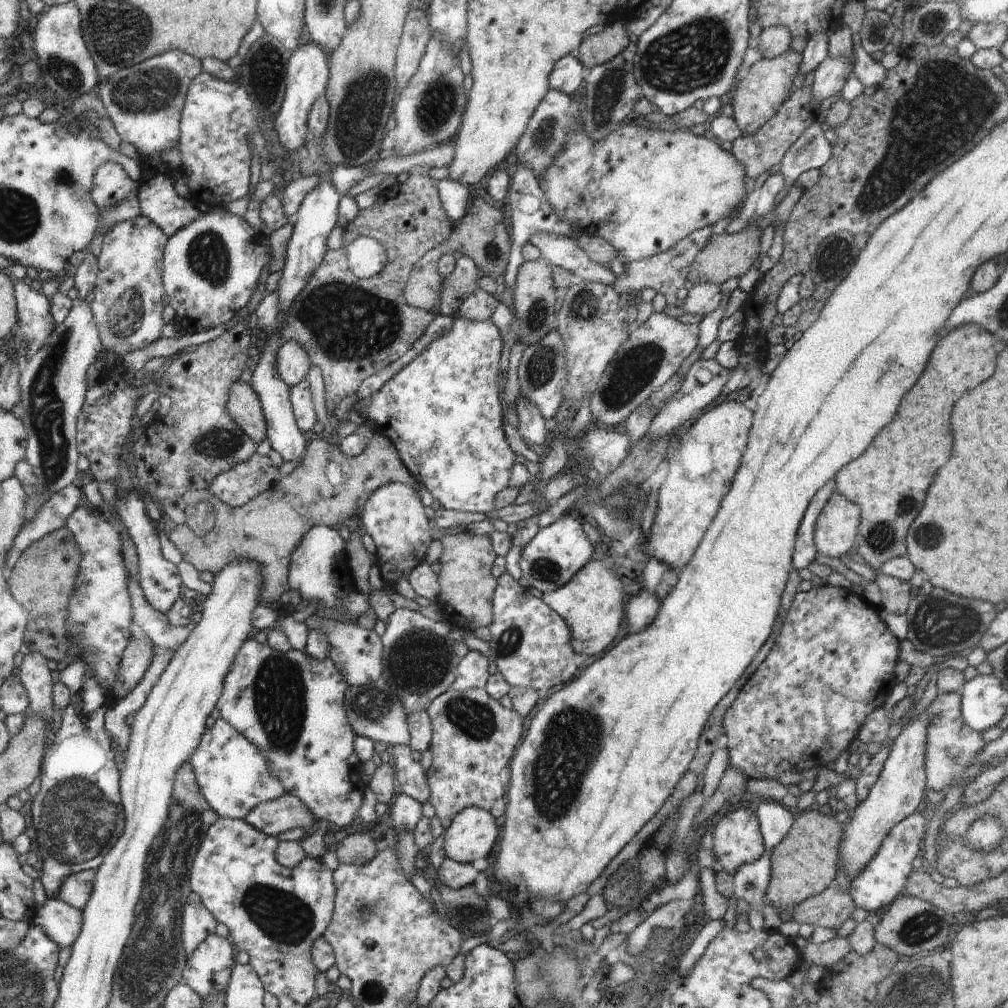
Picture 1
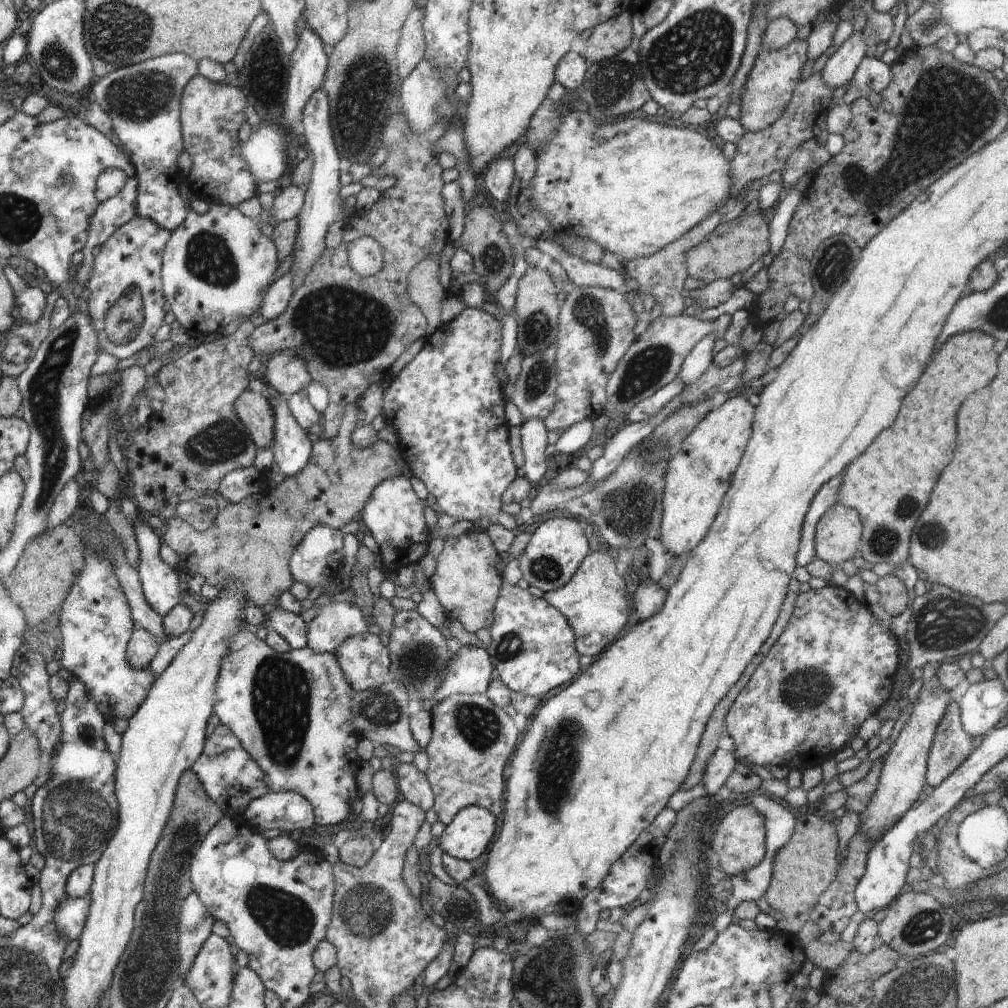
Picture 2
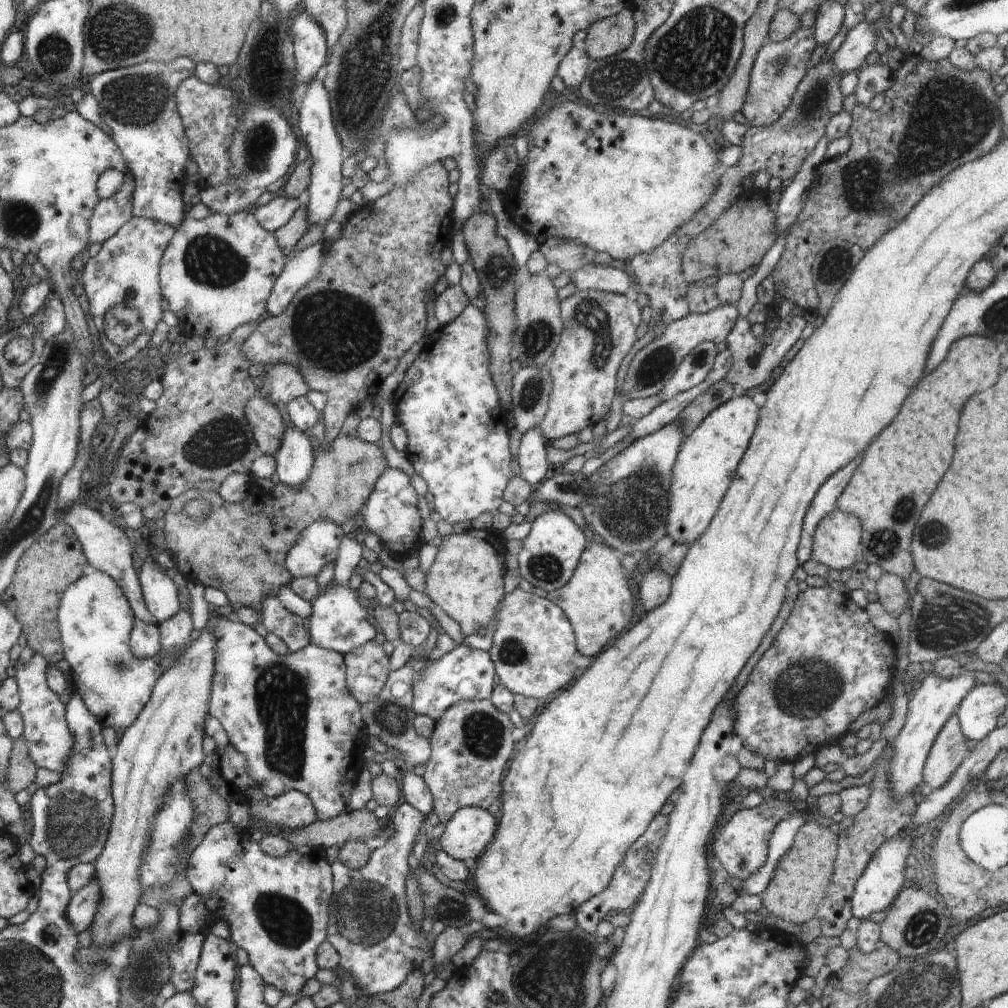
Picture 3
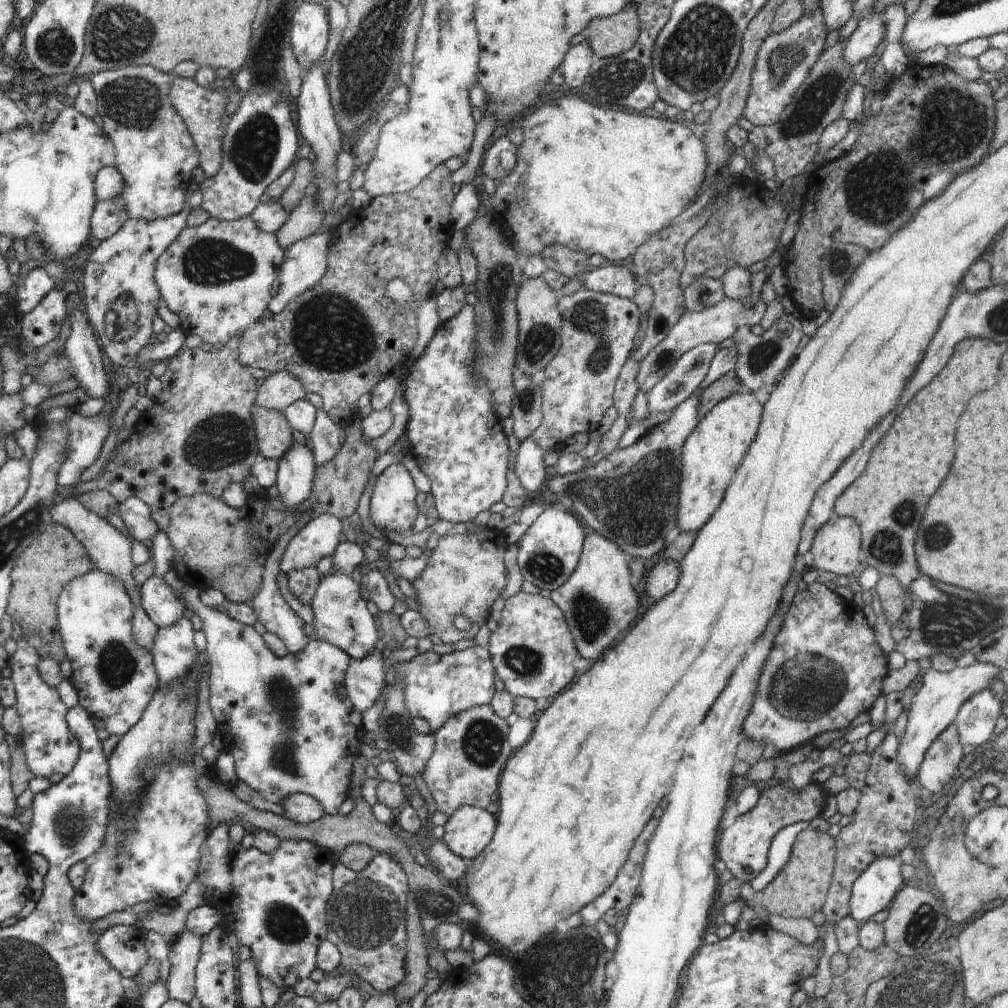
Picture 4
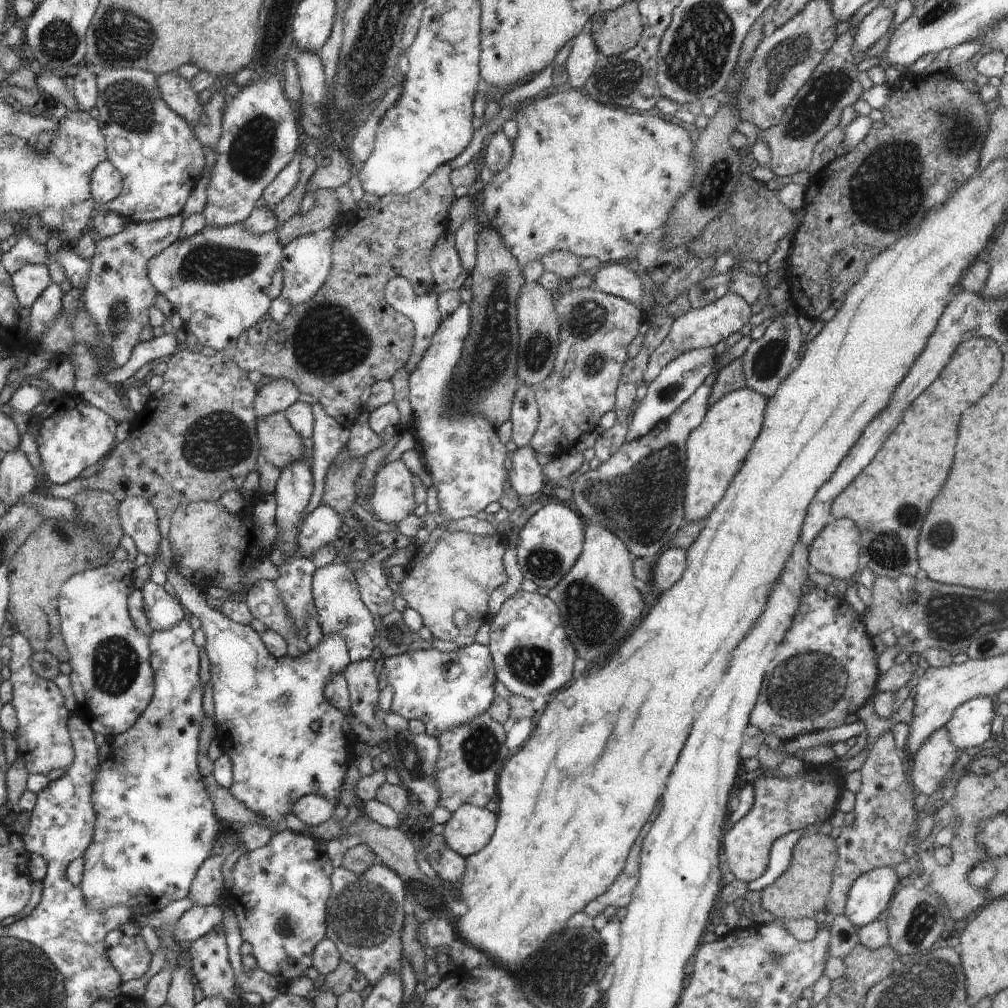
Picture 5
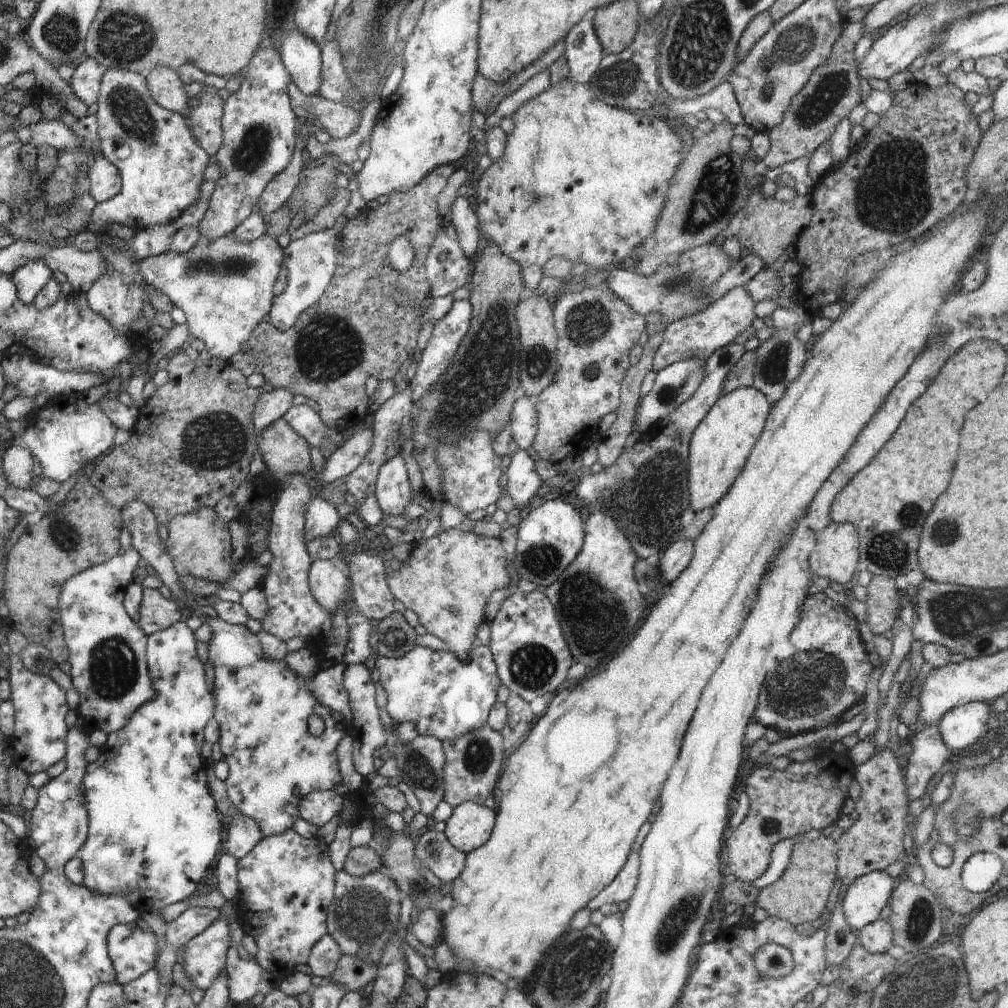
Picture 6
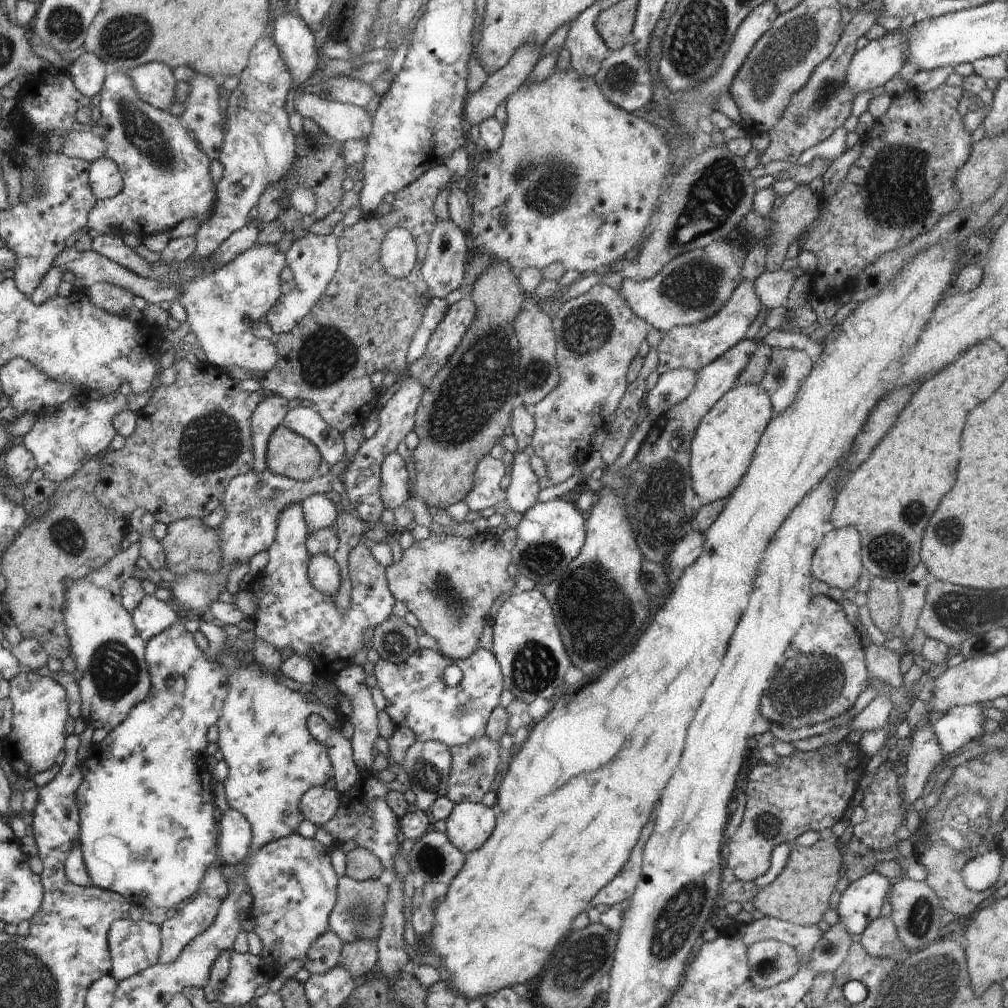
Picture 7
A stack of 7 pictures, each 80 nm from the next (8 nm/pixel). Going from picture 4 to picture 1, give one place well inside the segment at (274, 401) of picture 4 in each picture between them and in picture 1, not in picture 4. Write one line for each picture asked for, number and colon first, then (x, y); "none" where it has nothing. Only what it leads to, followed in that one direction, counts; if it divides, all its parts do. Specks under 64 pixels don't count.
1: (292, 363)
2: (285, 373)
3: (283, 382)

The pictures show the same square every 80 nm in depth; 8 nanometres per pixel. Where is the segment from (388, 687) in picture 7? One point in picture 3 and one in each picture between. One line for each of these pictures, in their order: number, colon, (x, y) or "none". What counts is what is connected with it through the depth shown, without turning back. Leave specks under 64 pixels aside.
3: (466, 674)
4: (437, 686)
5: (443, 690)
6: (445, 696)

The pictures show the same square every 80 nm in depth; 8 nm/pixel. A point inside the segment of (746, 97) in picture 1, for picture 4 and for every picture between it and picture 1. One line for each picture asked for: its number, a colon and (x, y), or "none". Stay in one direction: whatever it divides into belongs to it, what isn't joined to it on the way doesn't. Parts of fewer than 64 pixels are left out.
2: (769, 87)
3: (778, 68)
4: (784, 60)

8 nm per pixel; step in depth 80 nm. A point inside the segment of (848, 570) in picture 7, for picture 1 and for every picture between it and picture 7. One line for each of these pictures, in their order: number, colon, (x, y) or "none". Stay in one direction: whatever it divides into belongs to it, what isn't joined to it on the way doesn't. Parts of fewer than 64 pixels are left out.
1: (836, 529)
2: (837, 535)
3: (837, 537)
4: (837, 543)
5: (835, 552)
6: (835, 556)

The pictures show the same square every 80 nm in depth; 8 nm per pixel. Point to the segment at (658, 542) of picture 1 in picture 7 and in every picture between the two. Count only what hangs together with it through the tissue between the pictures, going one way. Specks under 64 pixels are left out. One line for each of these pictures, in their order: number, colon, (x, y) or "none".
2: (699, 474)
3: (704, 467)
4: (714, 450)
5: (715, 451)
6: (719, 447)
7: (722, 447)

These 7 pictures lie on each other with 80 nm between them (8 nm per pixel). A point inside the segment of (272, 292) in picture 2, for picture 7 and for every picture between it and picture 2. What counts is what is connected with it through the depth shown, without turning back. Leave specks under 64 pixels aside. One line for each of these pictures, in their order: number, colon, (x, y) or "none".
3: (299, 268)
4: (305, 261)
5: (306, 262)
6: (311, 262)
7: (314, 259)

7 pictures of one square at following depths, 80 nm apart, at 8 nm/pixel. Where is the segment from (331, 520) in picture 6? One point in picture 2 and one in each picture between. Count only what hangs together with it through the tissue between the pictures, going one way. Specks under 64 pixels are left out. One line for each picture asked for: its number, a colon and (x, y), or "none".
2: (316, 562)
3: (318, 544)
4: (319, 537)
5: (323, 526)

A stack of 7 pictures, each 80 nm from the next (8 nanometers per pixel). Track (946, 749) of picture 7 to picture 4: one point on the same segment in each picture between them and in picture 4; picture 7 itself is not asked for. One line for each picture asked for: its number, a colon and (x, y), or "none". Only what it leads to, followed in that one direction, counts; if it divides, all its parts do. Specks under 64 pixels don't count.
4: (975, 721)
5: (969, 726)
6: (963, 727)

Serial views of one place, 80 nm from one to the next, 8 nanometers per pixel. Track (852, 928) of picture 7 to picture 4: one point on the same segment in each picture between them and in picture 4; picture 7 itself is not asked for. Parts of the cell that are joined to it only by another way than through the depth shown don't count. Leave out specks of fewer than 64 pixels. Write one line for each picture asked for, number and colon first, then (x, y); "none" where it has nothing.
4: (873, 891)
5: (869, 896)
6: (866, 896)

